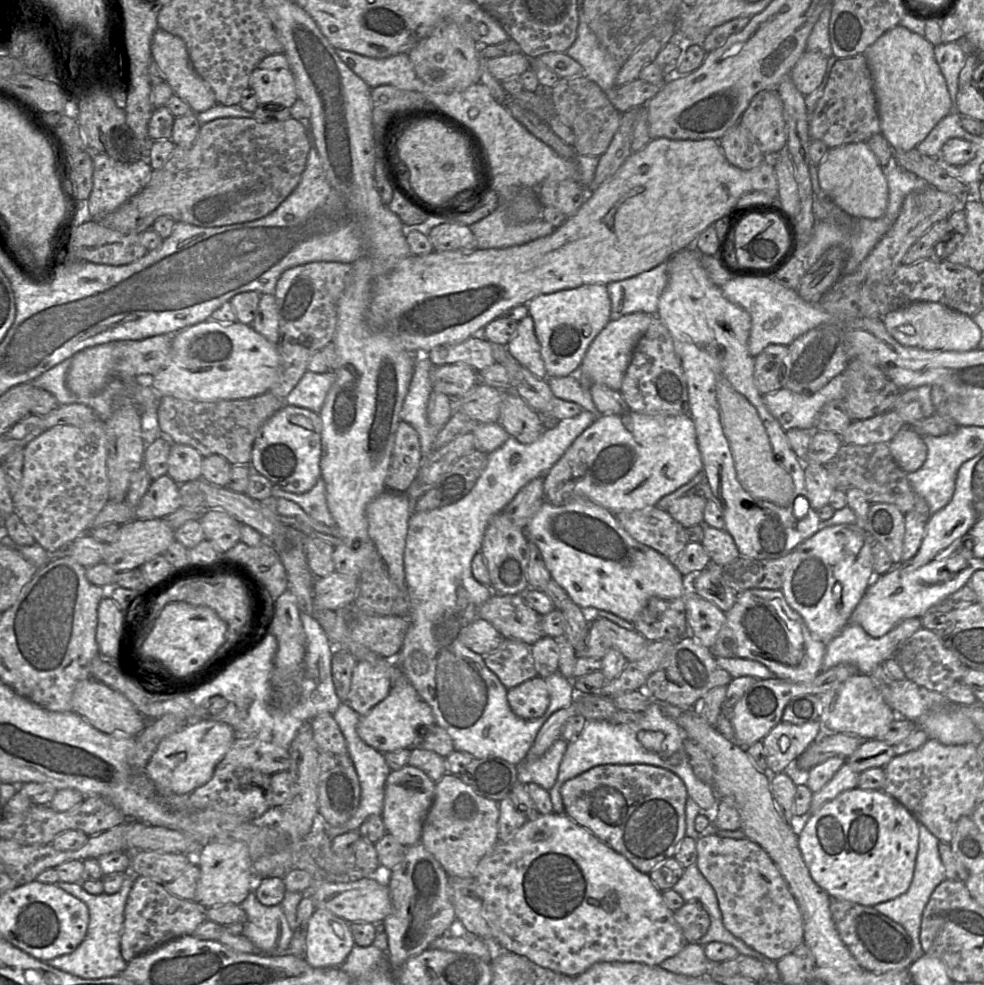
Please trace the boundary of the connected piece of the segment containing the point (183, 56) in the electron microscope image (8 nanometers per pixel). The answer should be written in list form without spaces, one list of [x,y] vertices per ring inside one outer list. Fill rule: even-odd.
[[[158,28],[152,37],[151,53],[152,59],[164,75],[165,82],[172,88],[175,95],[190,106],[193,112],[203,112],[217,104],[209,84],[194,70],[186,45],[180,37]]]

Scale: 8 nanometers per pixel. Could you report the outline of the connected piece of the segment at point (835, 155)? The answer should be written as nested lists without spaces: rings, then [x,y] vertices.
[[[866,142],[829,148],[817,170],[821,193],[853,218],[877,219],[885,214],[889,196],[885,168]]]

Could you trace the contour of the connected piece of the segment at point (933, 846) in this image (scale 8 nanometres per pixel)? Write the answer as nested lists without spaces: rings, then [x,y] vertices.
[[[918,822],[918,829],[919,848],[913,878],[908,890],[897,898],[874,906],[878,912],[900,924],[905,929],[912,941],[913,961],[918,960],[925,954],[920,942],[920,928],[924,908],[935,888],[946,879],[945,868],[938,850],[940,841],[920,822]]]

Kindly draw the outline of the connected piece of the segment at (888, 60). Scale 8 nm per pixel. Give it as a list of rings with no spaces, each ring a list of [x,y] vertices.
[[[897,25],[880,36],[864,53],[873,80],[881,134],[894,152],[906,152],[916,148],[943,118],[956,111],[946,80],[936,61],[934,47],[925,36]]]

